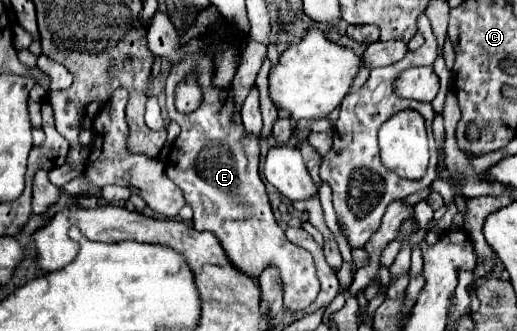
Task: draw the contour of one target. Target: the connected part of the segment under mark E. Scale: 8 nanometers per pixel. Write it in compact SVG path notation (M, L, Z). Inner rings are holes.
M205 52L183 58L175 64L167 78L167 112L181 126L177 140L171 144L165 168L167 176L183 190L185 202L193 208L193 228L203 228L215 234L229 262L257 282L267 266L277 266L283 282L285 310L305 310L319 294L313 256L285 240L285 232L277 224L265 184L259 176L259 142L257 136L247 136L241 118L233 114L231 90L215 90L211 86L213 62ZM185 76L195 76L203 100L195 112L181 114L175 108L175 88Z

